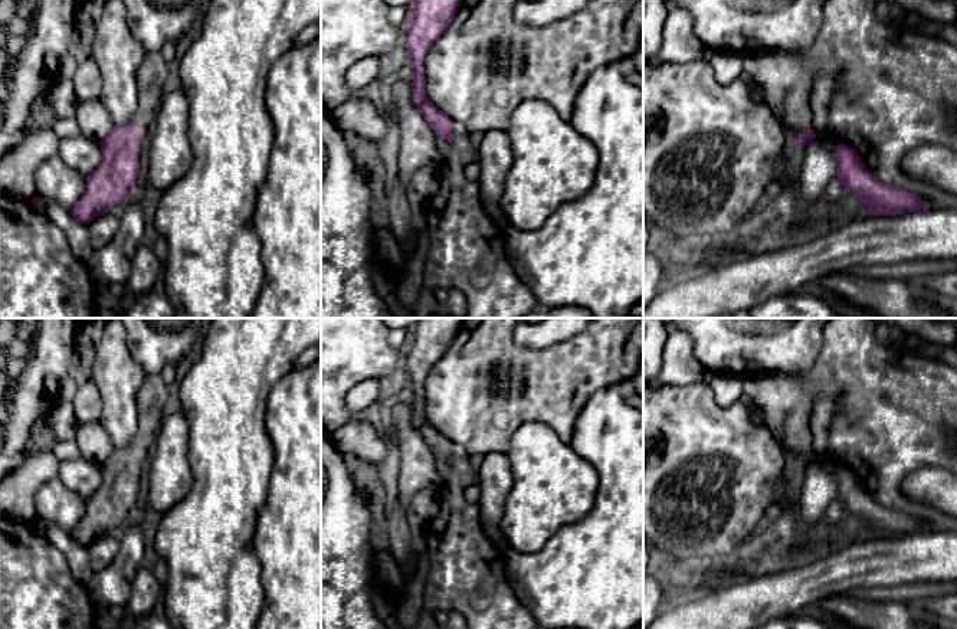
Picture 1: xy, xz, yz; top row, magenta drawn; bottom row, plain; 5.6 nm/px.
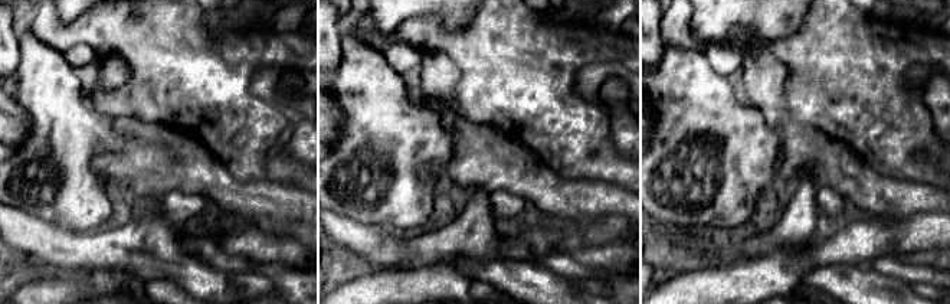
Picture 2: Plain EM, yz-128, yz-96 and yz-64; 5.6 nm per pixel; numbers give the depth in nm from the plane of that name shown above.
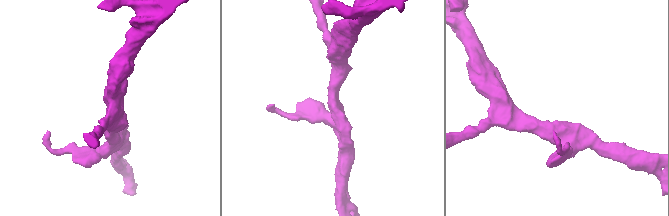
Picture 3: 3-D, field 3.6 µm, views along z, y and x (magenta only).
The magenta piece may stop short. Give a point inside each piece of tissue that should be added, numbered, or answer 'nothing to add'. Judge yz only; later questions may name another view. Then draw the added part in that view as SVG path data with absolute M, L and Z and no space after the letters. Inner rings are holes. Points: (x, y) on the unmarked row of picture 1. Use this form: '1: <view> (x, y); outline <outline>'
1: yz (779, 402); outline M784 373L744 379L743 393L757 419L768 429L781 451L812 449L809 417L815 397Z

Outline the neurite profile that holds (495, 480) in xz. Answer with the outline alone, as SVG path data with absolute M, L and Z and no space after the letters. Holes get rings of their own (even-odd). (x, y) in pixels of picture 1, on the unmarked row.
M489 452L476 471L481 498L478 508L484 530L499 528L505 501L514 485L511 462L505 452Z

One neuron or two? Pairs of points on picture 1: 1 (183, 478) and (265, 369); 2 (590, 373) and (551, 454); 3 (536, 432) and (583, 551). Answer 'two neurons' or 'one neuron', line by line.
1: two neurons
2: two neurons
3: two neurons

